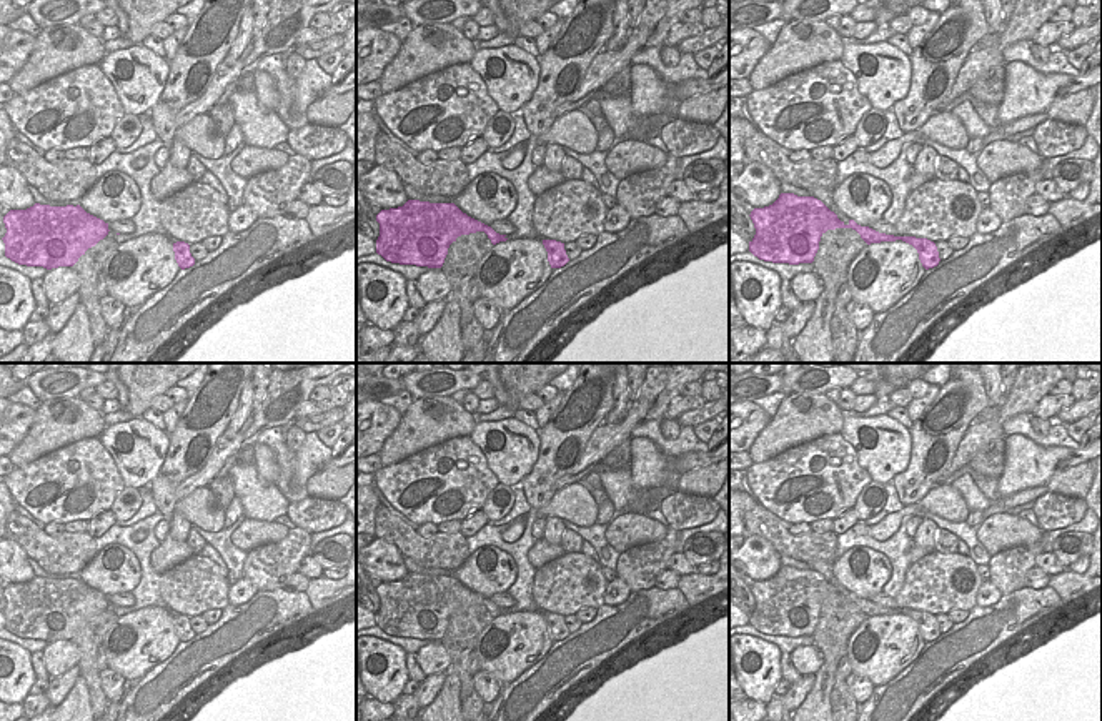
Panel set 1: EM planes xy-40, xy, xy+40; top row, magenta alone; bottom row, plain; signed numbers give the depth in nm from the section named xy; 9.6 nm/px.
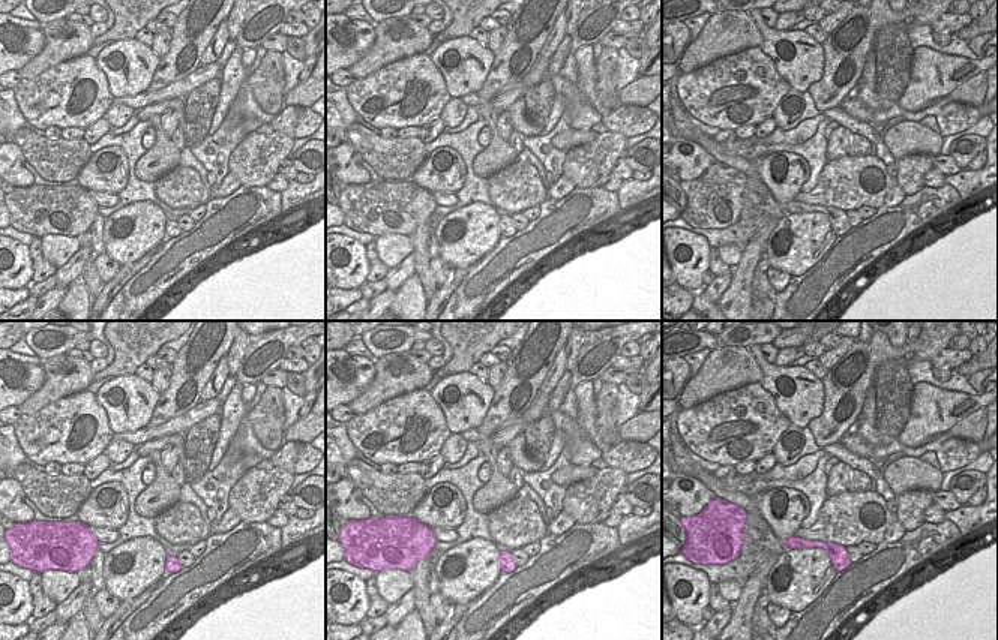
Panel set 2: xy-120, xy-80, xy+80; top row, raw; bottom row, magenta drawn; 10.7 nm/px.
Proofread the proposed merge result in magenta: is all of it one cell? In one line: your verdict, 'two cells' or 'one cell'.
two cells

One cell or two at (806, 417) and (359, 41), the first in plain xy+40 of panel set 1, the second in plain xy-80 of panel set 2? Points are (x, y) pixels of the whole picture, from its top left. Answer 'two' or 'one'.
two

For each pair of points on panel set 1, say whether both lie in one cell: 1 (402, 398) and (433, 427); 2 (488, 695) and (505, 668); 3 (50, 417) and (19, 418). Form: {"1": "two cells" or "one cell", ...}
{"1": "two cells", "2": "two cells", "3": "two cells"}

